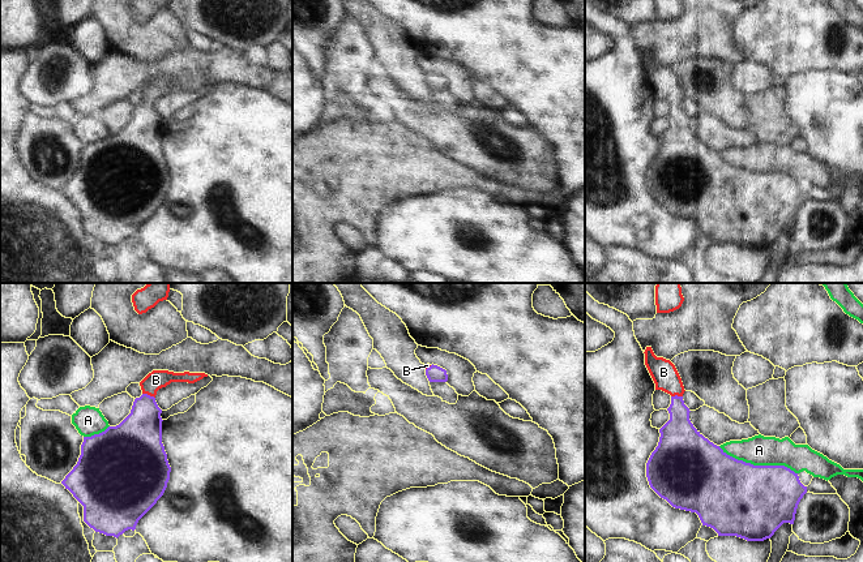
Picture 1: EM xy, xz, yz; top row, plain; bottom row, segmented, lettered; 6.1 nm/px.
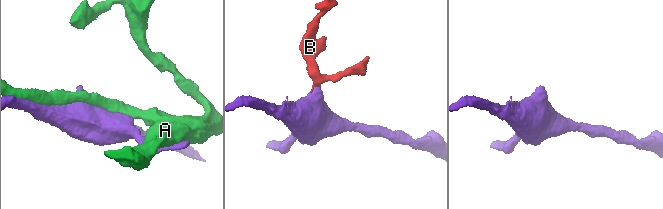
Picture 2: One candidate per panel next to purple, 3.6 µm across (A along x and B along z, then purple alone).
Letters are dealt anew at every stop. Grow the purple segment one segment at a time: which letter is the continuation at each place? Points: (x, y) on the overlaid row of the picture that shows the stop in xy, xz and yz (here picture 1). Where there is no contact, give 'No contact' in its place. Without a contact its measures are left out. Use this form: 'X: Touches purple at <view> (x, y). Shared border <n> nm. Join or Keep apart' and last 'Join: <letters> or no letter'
A: Touches purple at yz (757, 466). Shared border 500 nm. Keep apart
B: Touches purple at xy (149, 395). Shared border 90 nm. Join
Join: B.

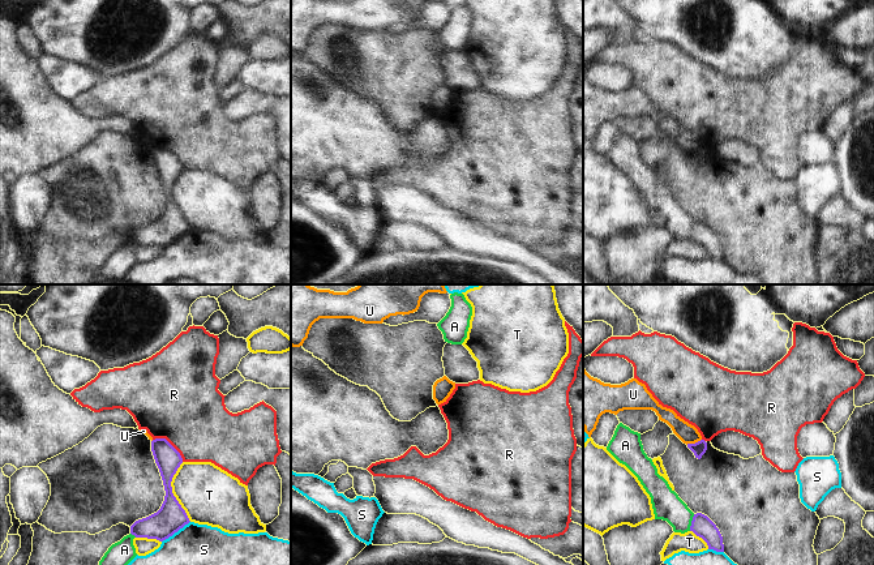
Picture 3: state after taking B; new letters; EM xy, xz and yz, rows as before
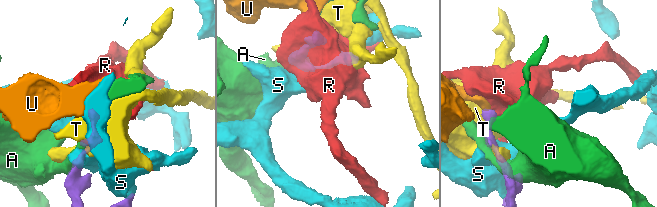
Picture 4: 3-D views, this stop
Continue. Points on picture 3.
A: Touches purple at yz (692, 522). Shared border 110 nm. Keep apart
R: Touches purple at xy (170, 444). Shared border 240 nm. Keep apart
S: Touches purple at xy (175, 531). Shared border 220 nm. Keep apart
T: Touches purple at xy (171, 492). Shared border 380 nm. Keep apart
U: Touches purple at yz (693, 444). Shared border 100 nm. Keep apart
Join: no letter.

